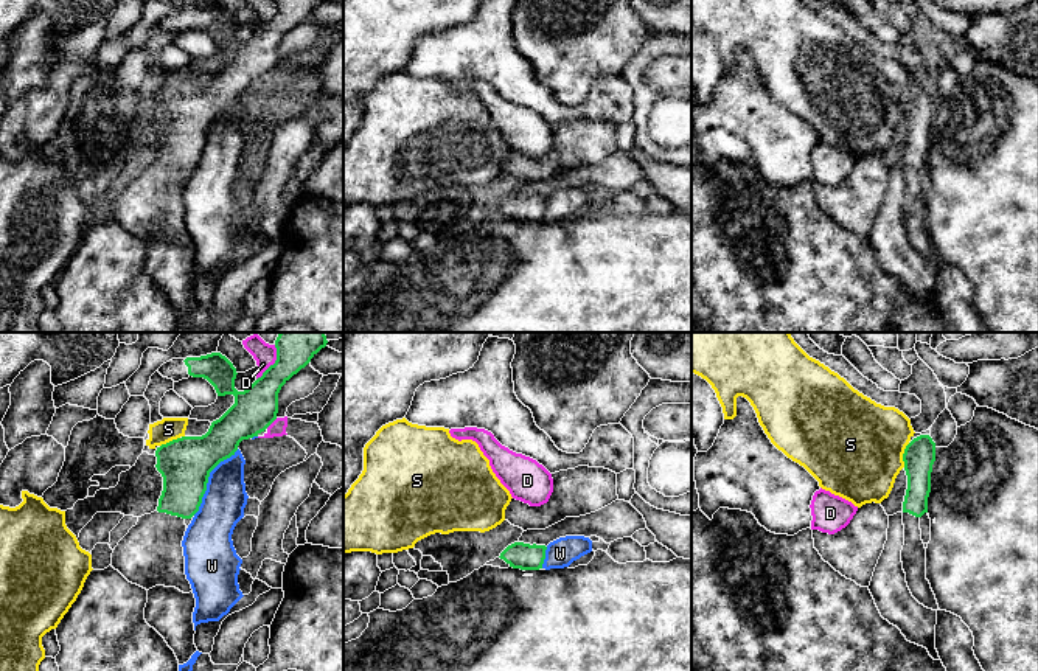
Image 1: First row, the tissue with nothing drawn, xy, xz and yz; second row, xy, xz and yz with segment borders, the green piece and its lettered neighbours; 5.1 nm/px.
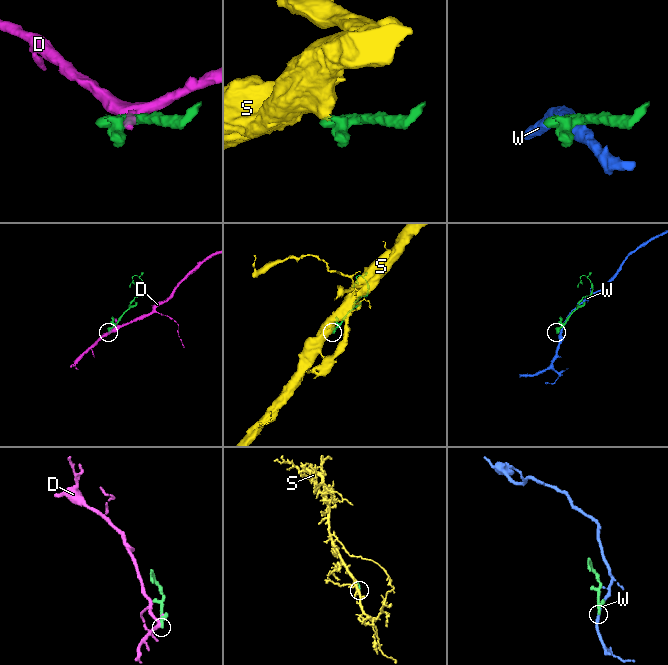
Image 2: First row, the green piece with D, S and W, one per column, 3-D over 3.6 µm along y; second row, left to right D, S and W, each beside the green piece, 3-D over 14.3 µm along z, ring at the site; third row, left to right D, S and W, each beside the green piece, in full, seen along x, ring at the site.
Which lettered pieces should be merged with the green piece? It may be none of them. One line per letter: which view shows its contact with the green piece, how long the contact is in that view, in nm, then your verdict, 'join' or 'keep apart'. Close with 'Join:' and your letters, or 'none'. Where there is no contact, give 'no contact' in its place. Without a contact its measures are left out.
D: xy | 200 nm | keep apart
S: yz | 130 nm | keep apart
W: xy | 420 nm | keep apart
Join: none

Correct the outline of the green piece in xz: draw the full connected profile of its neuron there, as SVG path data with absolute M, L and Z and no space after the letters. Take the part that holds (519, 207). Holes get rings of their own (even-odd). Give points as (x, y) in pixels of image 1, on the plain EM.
M514 194L508 197L499 210L513 221L539 222L545 211L545 202L545 197Z

